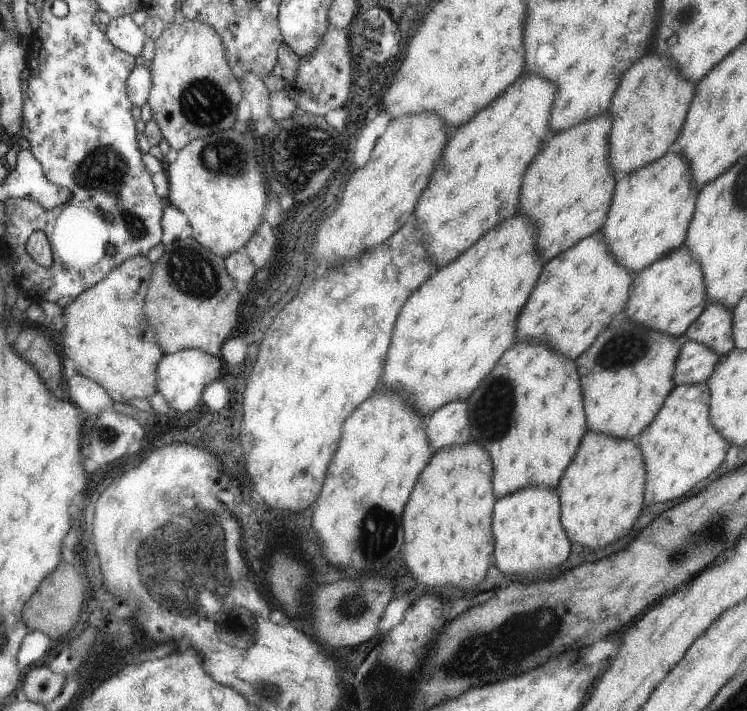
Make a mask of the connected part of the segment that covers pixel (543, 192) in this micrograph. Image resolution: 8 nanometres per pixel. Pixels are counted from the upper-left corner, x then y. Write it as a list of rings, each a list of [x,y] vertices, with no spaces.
[[[598,115],[588,122],[580,122],[568,130],[563,130],[560,134],[555,133],[556,136],[546,142],[544,150],[536,154],[536,162],[532,162],[528,174],[524,176],[524,194],[520,194],[520,212],[530,216],[540,230],[538,242],[545,263],[578,244],[584,237],[590,237],[592,233],[600,231],[607,221],[611,202],[615,196],[615,186],[618,184],[617,174],[614,174],[611,167],[610,156],[606,156],[610,152],[608,148],[610,128],[612,128],[610,118]]]

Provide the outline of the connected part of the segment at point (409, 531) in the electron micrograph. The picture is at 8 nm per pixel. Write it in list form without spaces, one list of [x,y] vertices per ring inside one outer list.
[[[475,441],[451,449],[434,452],[431,463],[420,474],[416,490],[412,490],[412,502],[408,502],[408,510],[404,510],[404,534],[406,534],[406,566],[424,586],[442,588],[454,586],[460,590],[478,588],[486,570],[490,566],[492,552],[495,552],[494,530],[494,492],[492,492],[492,458],[490,454]]]

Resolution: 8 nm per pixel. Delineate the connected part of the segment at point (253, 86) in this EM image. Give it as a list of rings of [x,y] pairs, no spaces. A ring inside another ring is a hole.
[[[246,73],[241,79],[244,98],[251,106],[250,123],[255,124],[265,118],[271,122],[271,98],[264,81],[255,74]]]

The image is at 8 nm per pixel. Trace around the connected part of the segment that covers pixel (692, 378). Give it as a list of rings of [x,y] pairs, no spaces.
[[[684,338],[678,361],[675,362],[675,384],[707,382],[722,357],[704,343]]]

